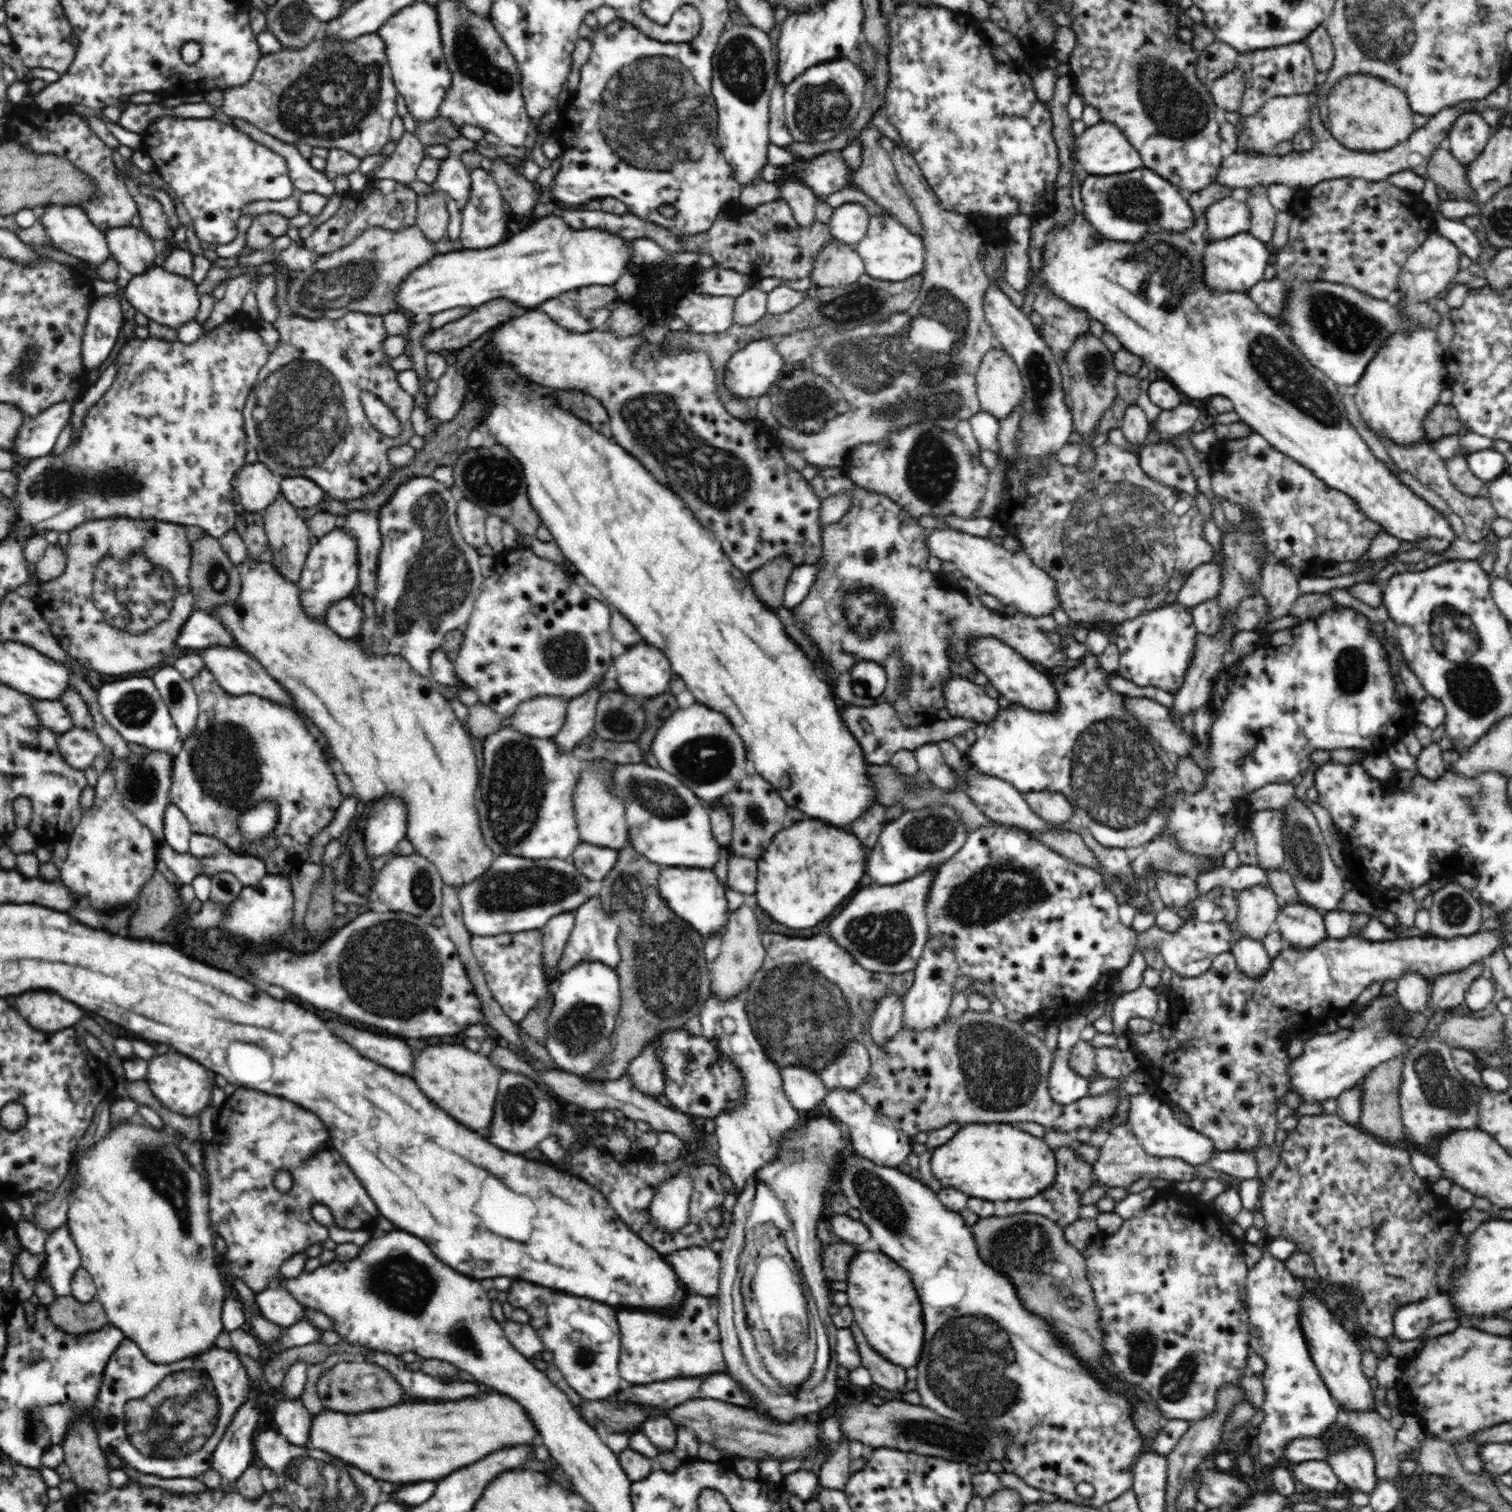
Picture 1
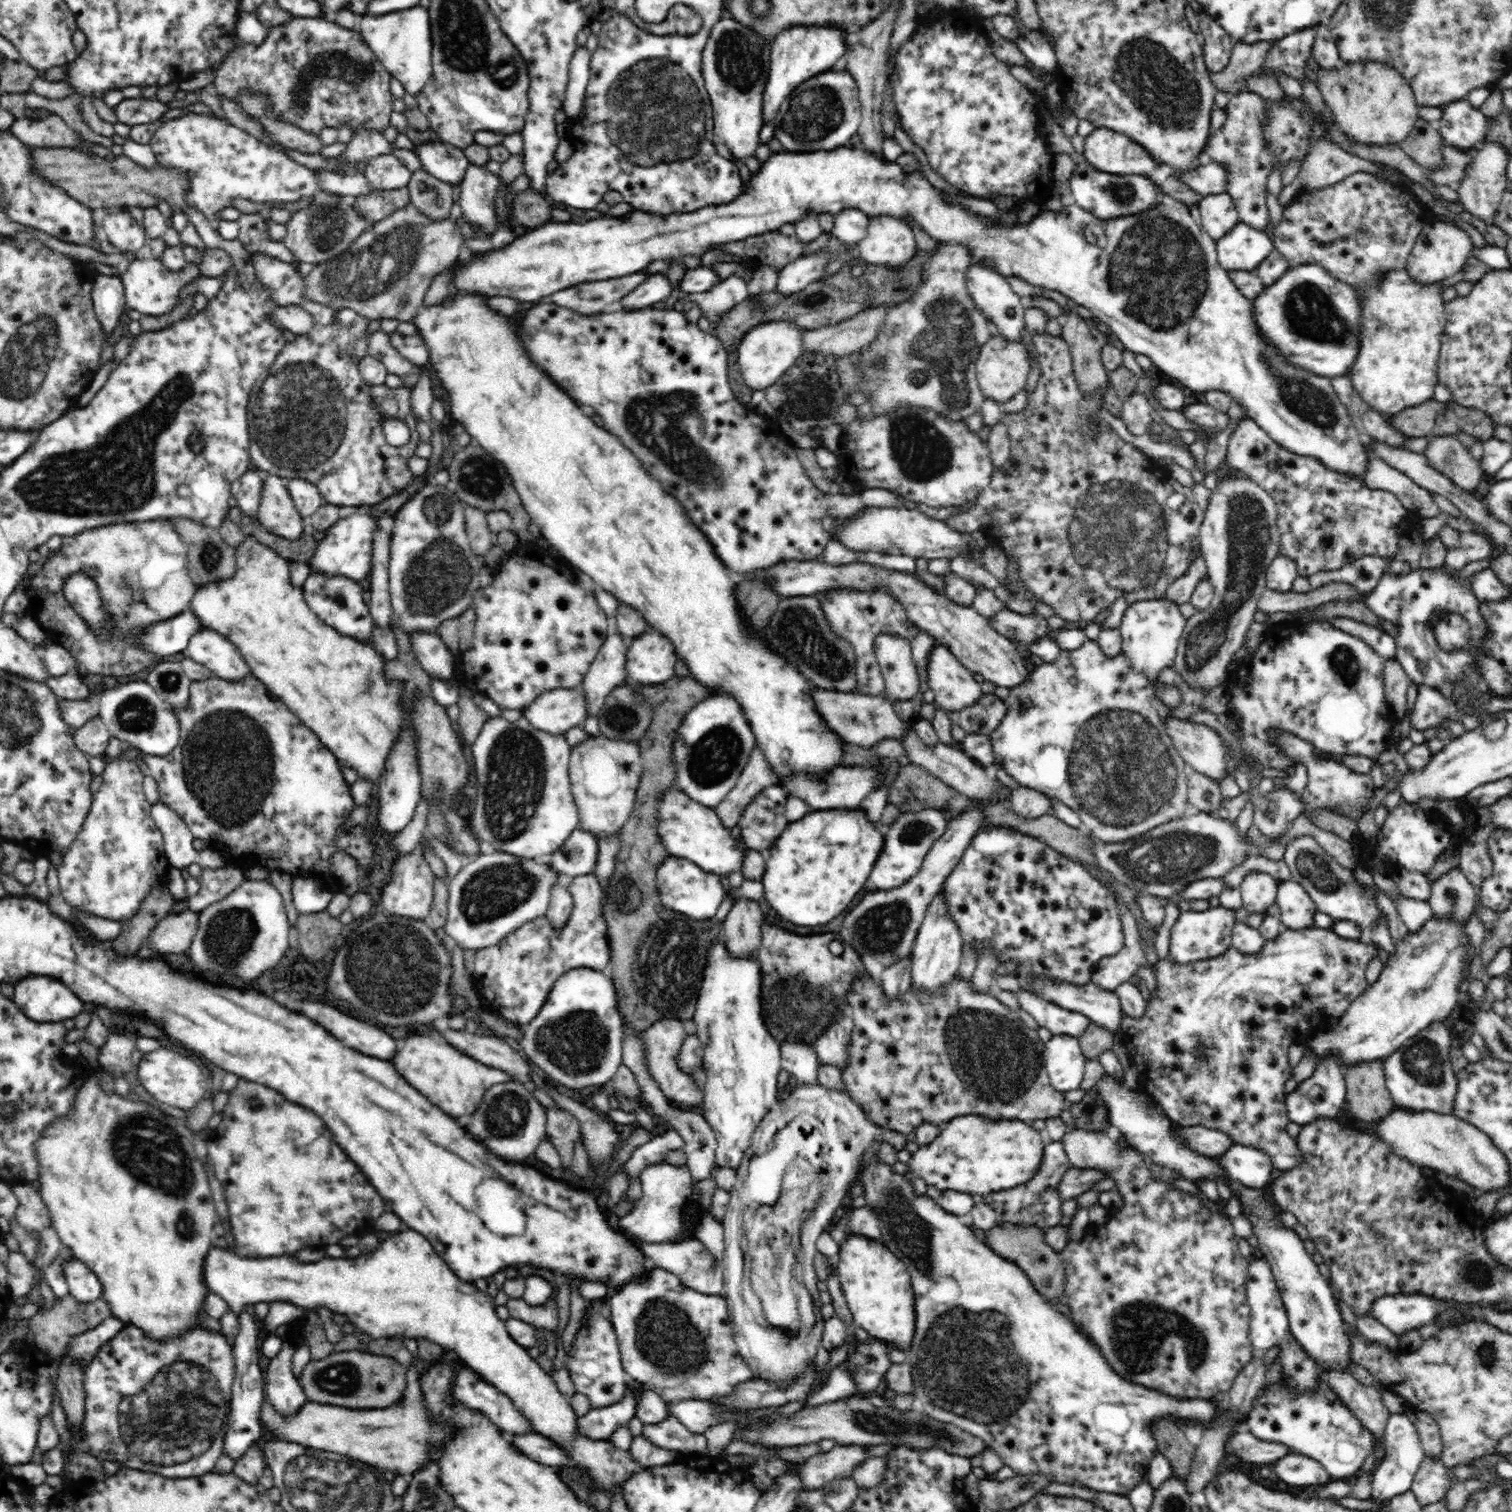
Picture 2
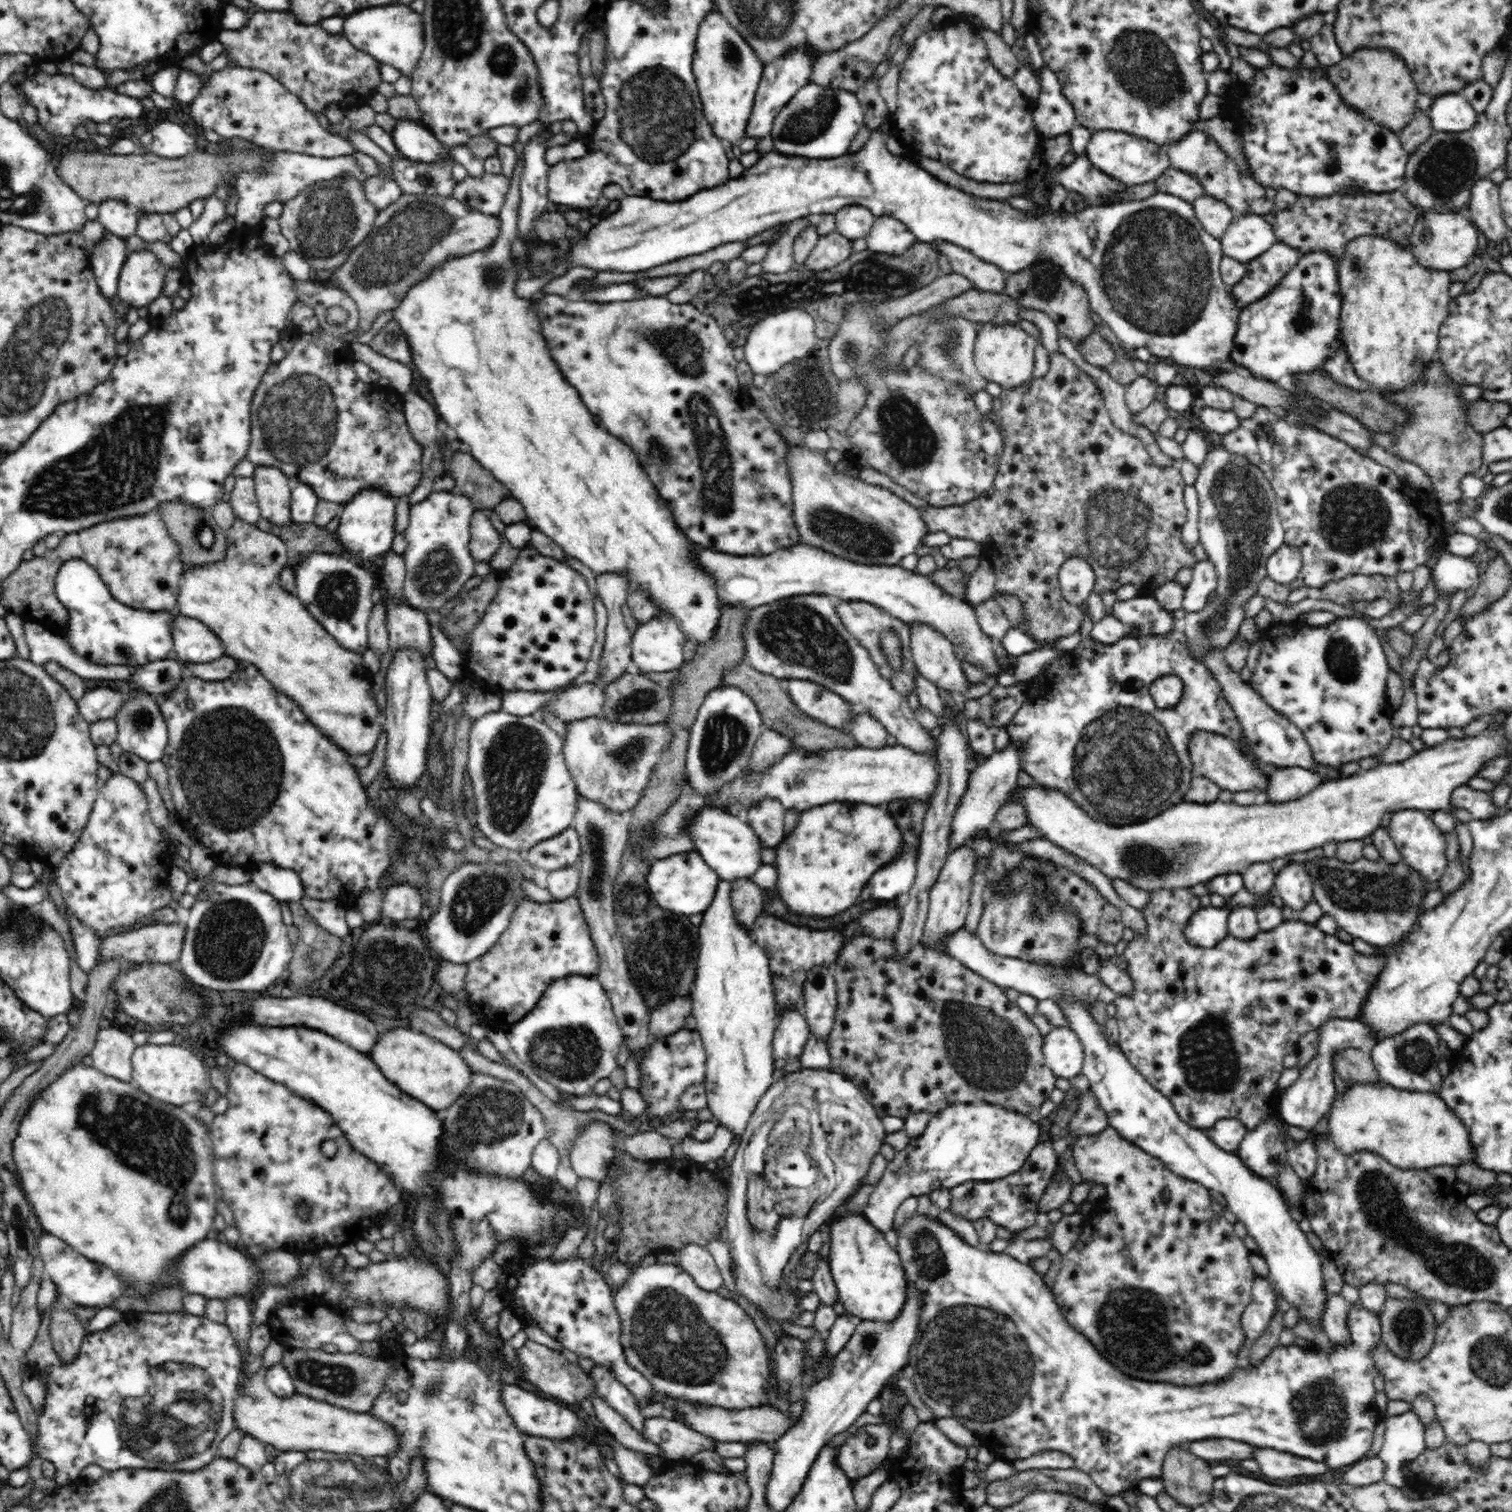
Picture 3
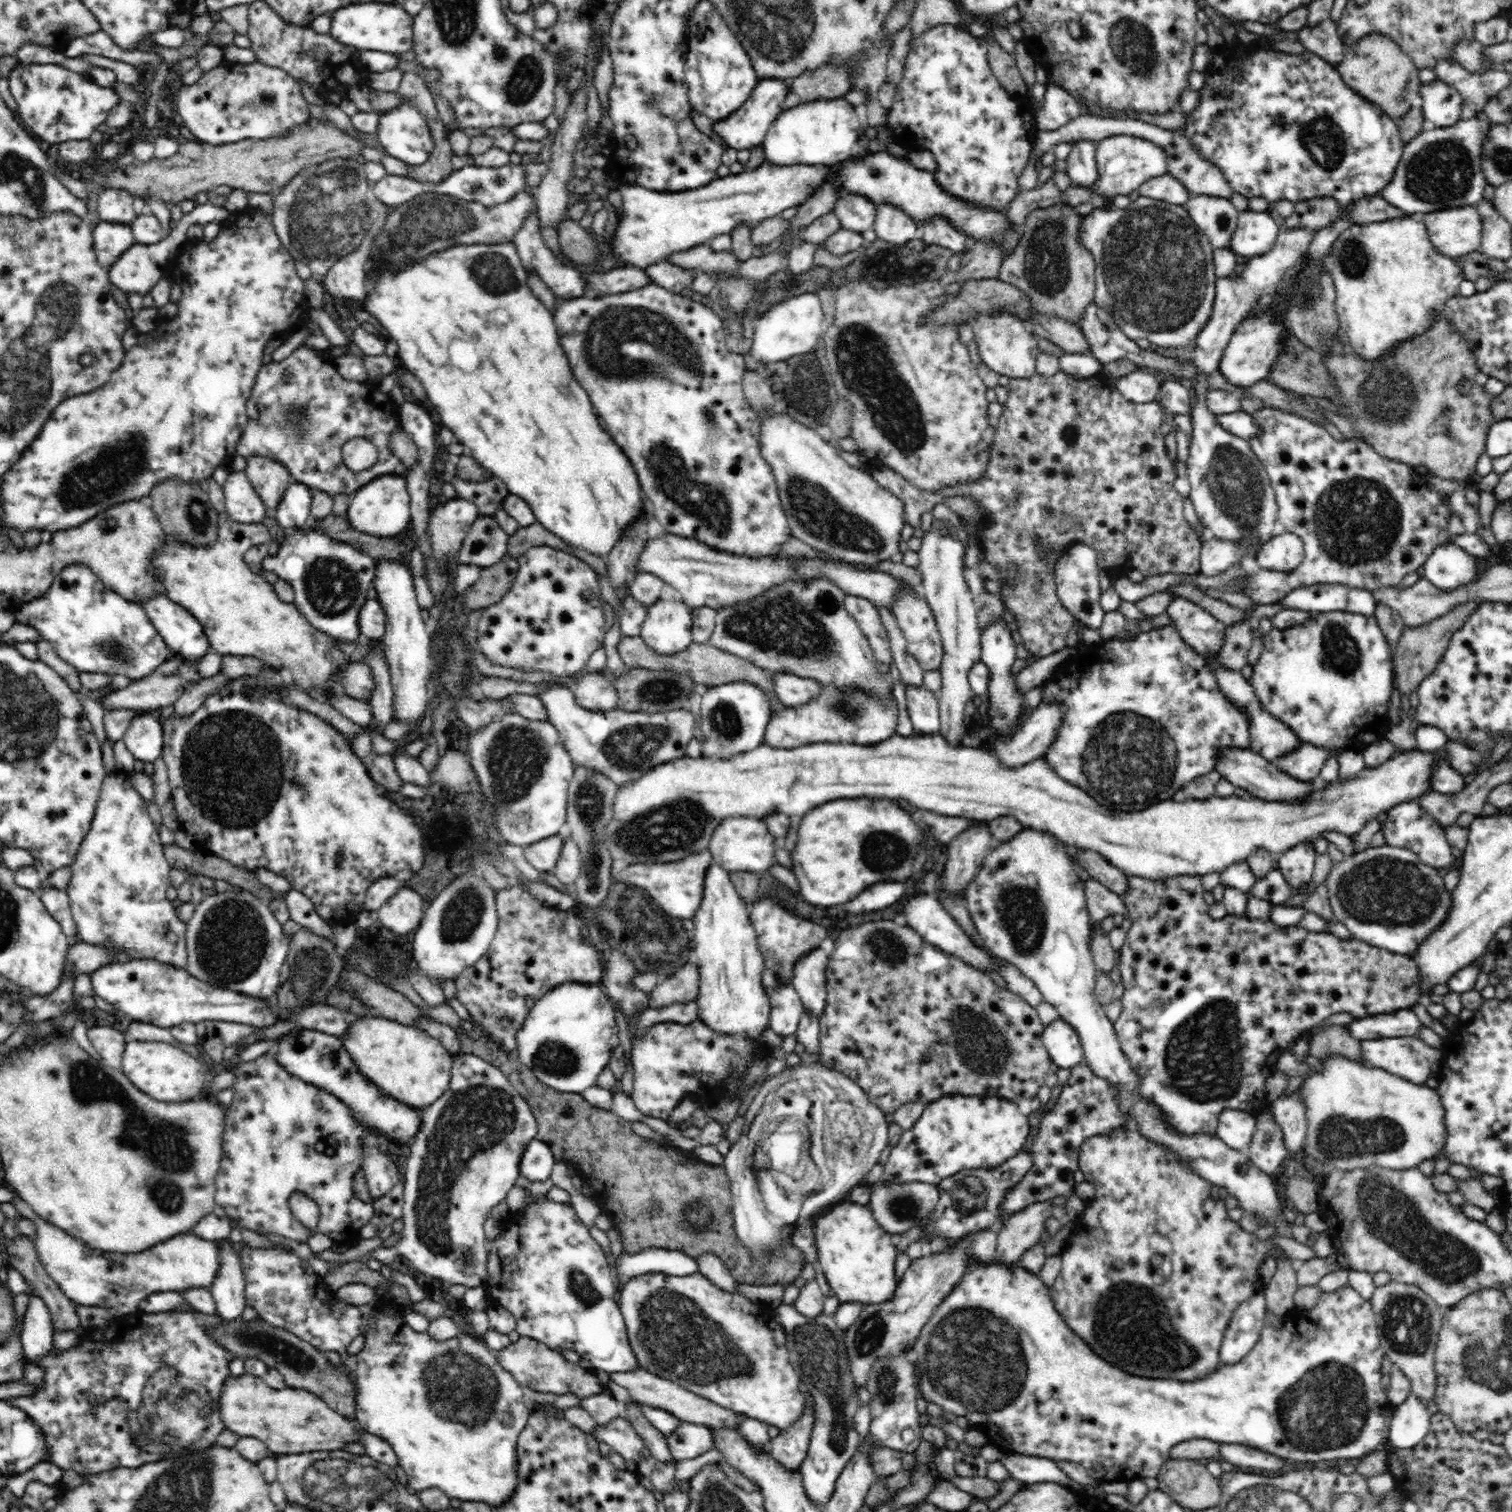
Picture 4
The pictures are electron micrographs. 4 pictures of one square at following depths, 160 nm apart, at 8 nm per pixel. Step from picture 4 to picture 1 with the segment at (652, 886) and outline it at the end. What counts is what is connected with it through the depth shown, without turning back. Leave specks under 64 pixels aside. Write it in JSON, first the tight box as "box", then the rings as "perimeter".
{"box":[658,867,729,937],"perimeter":[[[664,867],[658,877],[659,894],[672,909],[672,913],[685,922],[702,937],[710,937],[726,930],[729,922],[727,885],[722,883],[713,869],[688,867]]]}

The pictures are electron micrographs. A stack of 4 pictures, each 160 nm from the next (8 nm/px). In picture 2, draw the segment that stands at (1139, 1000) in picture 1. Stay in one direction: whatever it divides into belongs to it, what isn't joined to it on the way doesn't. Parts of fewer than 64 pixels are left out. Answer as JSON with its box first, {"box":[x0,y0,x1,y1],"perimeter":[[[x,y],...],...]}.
{"box":[1031,974,1123,1035],"perimeter":[[[1033,974],[1031,977],[1031,986],[1035,990],[1034,994],[1044,1000],[1053,1002],[1072,1012],[1079,1012],[1089,1018],[1091,1022],[1098,1026],[1103,1026],[1108,1032],[1113,1035],[1120,1029],[1120,1022],[1122,1022],[1123,1012],[1120,1006],[1119,997],[1115,992],[1102,991],[1096,984],[1091,982],[1084,985],[1070,985],[1068,983],[1058,983],[1058,981],[1050,981],[1046,977],[1038,977],[1038,974]]]}

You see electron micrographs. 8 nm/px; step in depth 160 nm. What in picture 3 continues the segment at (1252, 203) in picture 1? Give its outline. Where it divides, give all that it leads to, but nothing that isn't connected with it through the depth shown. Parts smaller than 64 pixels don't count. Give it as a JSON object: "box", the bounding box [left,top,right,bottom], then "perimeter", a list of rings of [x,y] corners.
{"box":[1166,131,1250,215],"perimeter":[[[1192,131],[1186,136],[1182,136],[1180,140],[1166,144],[1167,153],[1173,165],[1178,170],[1188,172],[1196,177],[1204,187],[1204,194],[1216,197],[1218,200],[1224,201],[1229,207],[1240,214],[1248,215],[1250,212],[1250,203],[1246,195],[1246,188],[1240,178],[1240,171],[1236,161],[1228,157],[1222,148],[1216,143],[1211,135],[1203,131]]]}

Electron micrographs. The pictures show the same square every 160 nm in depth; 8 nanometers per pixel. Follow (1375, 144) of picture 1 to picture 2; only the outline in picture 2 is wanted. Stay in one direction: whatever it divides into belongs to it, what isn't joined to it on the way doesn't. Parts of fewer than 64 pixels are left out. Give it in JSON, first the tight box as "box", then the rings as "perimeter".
{"box":[1316,62,1419,145],"perimeter":[[[1350,62],[1330,69],[1319,66],[1316,85],[1339,129],[1363,145],[1399,144],[1412,132],[1419,119],[1411,86],[1400,72],[1381,62]]]}

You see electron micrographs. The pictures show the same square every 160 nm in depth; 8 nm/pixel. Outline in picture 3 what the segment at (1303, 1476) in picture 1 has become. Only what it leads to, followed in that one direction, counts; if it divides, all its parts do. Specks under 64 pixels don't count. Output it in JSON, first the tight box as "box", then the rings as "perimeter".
{"box":[1254,1450,1329,1480],"perimeter":[[[1256,1450],[1255,1456],[1254,1460],[1260,1464],[1262,1474],[1278,1480],[1323,1475],[1329,1470],[1329,1467],[1322,1462],[1315,1462],[1290,1453],[1282,1454],[1278,1450]]]}

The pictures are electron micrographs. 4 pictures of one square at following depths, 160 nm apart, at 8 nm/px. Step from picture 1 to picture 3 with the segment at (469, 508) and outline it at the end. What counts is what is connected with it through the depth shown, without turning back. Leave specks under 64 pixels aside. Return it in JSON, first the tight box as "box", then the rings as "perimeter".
{"box":[468,510,502,562],"perimeter":[[[474,510],[469,524],[468,549],[475,561],[489,562],[502,544],[502,535],[494,528],[488,510]]]}

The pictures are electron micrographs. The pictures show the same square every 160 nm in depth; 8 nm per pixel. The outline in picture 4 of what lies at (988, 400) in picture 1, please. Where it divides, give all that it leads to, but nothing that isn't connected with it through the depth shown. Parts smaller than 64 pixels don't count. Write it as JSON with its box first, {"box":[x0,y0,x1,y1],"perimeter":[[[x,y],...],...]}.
{"box":[972,314,1038,381],"perimeter":[[[976,314],[972,323],[979,359],[990,370],[1017,381],[1030,381],[1037,375],[1038,339],[1024,329],[1023,321],[1012,314]]]}

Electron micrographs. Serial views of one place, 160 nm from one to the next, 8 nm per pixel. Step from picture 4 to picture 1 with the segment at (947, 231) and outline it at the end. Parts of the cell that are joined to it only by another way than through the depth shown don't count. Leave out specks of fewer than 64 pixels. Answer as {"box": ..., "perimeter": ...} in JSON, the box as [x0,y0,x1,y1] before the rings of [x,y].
{"box":[982,286,1073,458],"perimeter":[[[990,286],[982,298],[982,307],[993,335],[1002,348],[1012,357],[1023,379],[1024,395],[1021,399],[1022,413],[1019,428],[1022,432],[1020,455],[1026,458],[1044,457],[1060,452],[1073,433],[1073,416],[1064,402],[1062,374],[1050,347],[1036,333],[1034,324],[1016,307],[1010,297],[998,286]]]}

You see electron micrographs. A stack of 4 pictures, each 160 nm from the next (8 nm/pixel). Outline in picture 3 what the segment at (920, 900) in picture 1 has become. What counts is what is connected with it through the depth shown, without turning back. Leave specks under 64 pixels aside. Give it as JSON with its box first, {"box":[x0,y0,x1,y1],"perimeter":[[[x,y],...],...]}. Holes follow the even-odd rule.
{"box":[858,742,1021,940],"perimeter":[[[1008,742],[1006,748],[995,751],[992,756],[978,760],[971,768],[967,780],[967,791],[963,794],[951,822],[949,848],[956,850],[976,837],[978,830],[988,830],[995,826],[995,816],[998,809],[1008,801],[1010,792],[1016,788],[1017,776],[1021,773],[1019,742]],[[879,905],[864,912],[858,918],[862,934],[872,938],[890,938],[895,940],[901,922],[901,909],[888,905]]]}

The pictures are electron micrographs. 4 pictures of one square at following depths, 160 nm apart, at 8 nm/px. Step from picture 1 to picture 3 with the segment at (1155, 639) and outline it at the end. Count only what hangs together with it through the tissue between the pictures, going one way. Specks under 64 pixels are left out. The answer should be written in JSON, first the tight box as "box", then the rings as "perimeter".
{"box":[1113,595,1179,636],"perimeter":[[[1138,595],[1132,599],[1126,601],[1116,601],[1113,606],[1113,615],[1127,626],[1128,630],[1133,626],[1139,630],[1139,636],[1164,636],[1164,634],[1170,634],[1172,630],[1179,627],[1179,623],[1174,622],[1174,616],[1172,611],[1166,611],[1154,596]]]}

